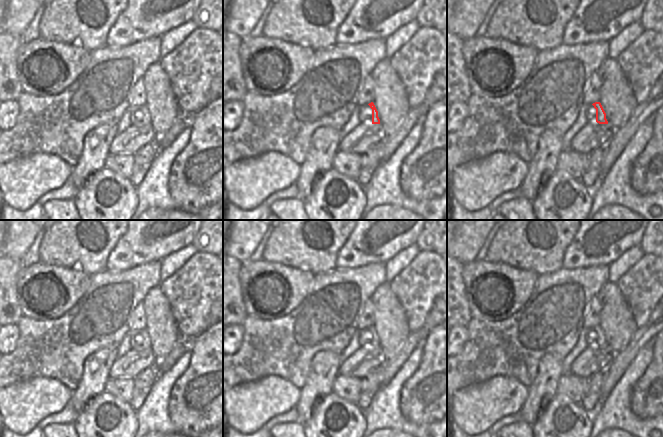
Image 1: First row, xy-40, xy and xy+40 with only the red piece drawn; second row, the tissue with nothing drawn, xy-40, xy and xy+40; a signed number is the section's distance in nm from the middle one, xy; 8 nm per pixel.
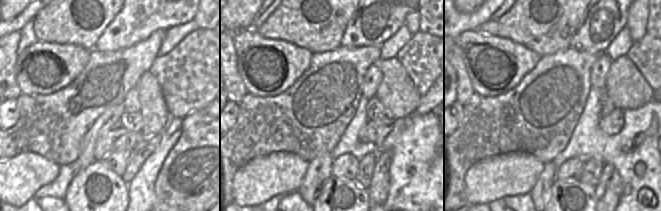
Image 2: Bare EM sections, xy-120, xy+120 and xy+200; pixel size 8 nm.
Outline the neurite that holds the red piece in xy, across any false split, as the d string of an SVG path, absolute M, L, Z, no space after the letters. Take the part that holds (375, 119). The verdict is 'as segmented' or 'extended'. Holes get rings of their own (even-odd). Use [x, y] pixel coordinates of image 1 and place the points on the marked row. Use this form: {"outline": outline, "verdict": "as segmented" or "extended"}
{"outline": "M373 102L365 106L360 106L358 119L360 124L380 124L378 111Z", "verdict": "extended"}

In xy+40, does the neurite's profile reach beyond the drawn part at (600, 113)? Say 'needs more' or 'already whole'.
needs more

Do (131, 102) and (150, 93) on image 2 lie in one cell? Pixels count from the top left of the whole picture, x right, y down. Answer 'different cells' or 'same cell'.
different cells

